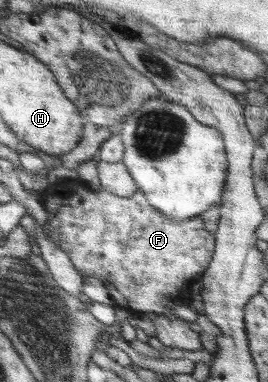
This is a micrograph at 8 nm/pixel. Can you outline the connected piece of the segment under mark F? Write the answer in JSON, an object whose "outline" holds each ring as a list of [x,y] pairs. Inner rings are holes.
{"outline":[[[76,182],[73,186],[63,186],[63,184],[49,186],[44,207],[48,224],[45,236],[48,238],[49,231],[58,234],[58,238],[53,242],[66,251],[81,276],[83,273],[85,276],[97,278],[119,307],[157,313],[158,319],[154,321],[157,340],[166,347],[191,351],[203,349],[199,334],[192,331],[172,309],[175,305],[184,306],[189,303],[186,297],[192,292],[190,284],[193,278],[200,277],[214,255],[216,238],[212,232],[205,230],[201,217],[185,220],[170,219],[148,203],[143,191],[138,190],[129,197],[123,197],[102,189],[91,191],[83,184],[78,186]]]}

